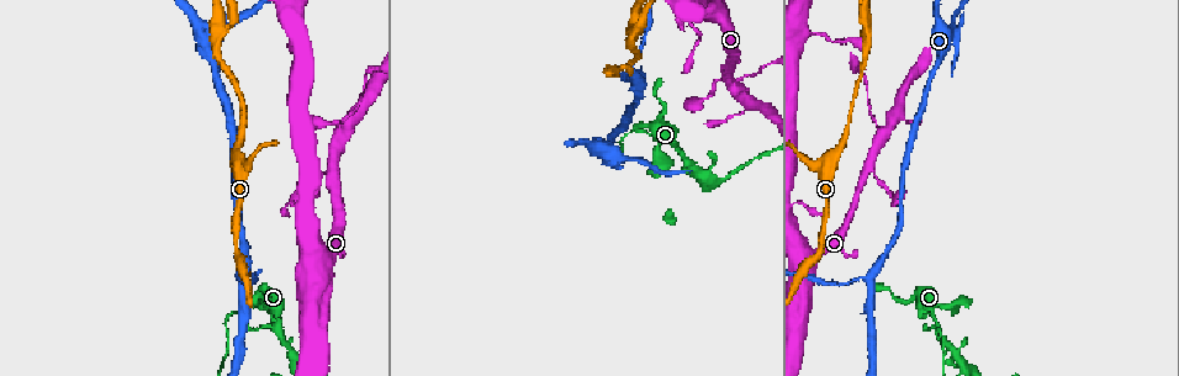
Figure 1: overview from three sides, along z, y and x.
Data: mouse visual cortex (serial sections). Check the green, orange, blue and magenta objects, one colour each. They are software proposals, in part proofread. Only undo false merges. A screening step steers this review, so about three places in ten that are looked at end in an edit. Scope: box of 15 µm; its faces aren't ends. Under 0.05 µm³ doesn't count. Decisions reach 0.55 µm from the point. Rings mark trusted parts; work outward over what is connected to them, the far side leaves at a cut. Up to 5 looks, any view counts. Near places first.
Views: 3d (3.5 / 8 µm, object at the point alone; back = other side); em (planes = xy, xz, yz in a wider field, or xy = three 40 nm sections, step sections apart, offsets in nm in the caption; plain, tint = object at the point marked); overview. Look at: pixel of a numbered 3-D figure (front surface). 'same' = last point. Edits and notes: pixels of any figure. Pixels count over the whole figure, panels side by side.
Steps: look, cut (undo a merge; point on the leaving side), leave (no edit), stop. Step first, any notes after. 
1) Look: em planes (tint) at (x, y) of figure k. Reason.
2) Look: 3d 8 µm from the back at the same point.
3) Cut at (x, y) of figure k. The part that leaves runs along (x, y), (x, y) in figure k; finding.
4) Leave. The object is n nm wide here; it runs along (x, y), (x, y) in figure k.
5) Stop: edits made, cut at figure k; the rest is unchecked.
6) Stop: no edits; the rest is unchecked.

Look: 3d 8 µm at (954, 26) of figure 1. Sharp bend.

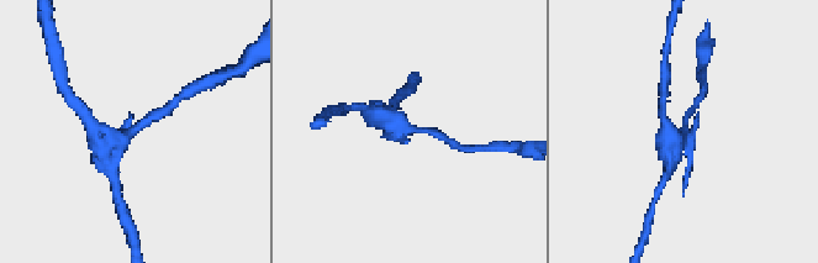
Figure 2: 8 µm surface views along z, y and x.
Look: 3d 3.5 µm at (405, 130) of figure 2.

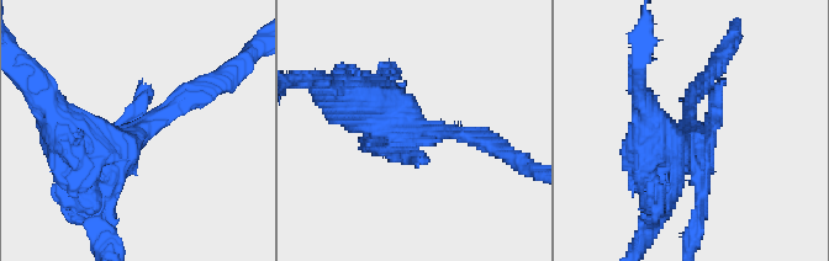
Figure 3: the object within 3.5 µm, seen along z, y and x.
Look: em xy step 3 (tint) at (417, 130) of figure 3. Shape alone is not enough.

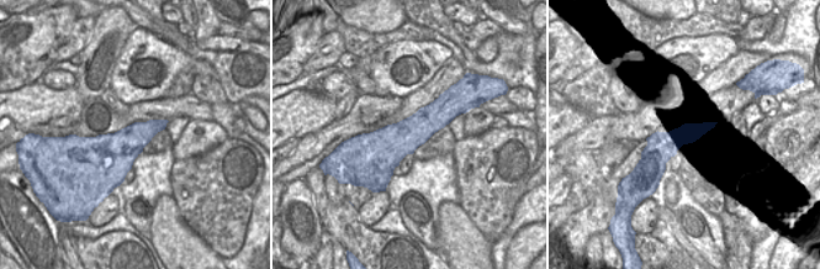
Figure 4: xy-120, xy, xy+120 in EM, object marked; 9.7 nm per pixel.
Cut at (698, 208) of figure 3. A border runs along (647, 143), (661, 144), (664, 168) in figure 4; a second cell is stuck on.

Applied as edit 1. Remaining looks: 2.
Look: 3d 3.5 µm at (694, 169) of figure 1. Sharp bend.

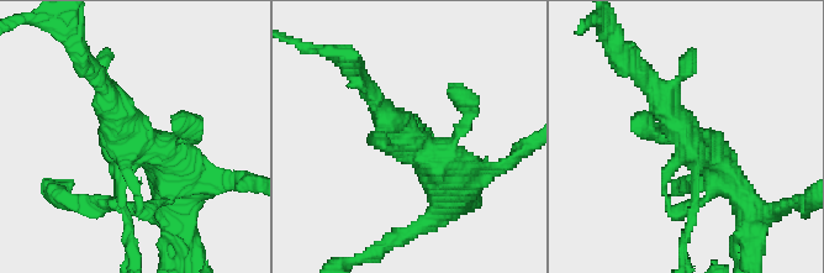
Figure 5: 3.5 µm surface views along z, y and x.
Look: em xy step 1 (tint) at (690, 137) of figure 5.

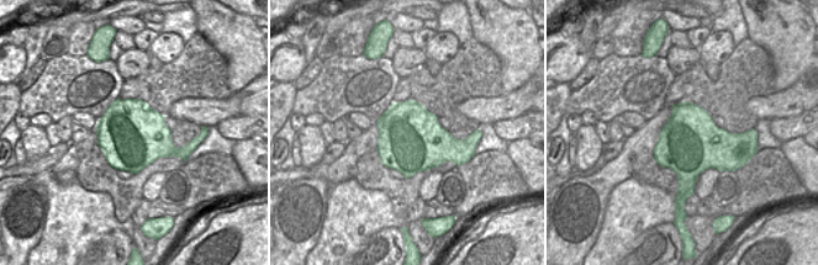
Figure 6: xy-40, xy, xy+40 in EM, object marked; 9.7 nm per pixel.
Leave. The object is 650 nm wide here; it runs along (98, 77), (121, 122), (189, 187) in figure 5; all the same cell.

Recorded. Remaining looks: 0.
Stop: edits made, cut at figure 3; the rest is unchecked.

